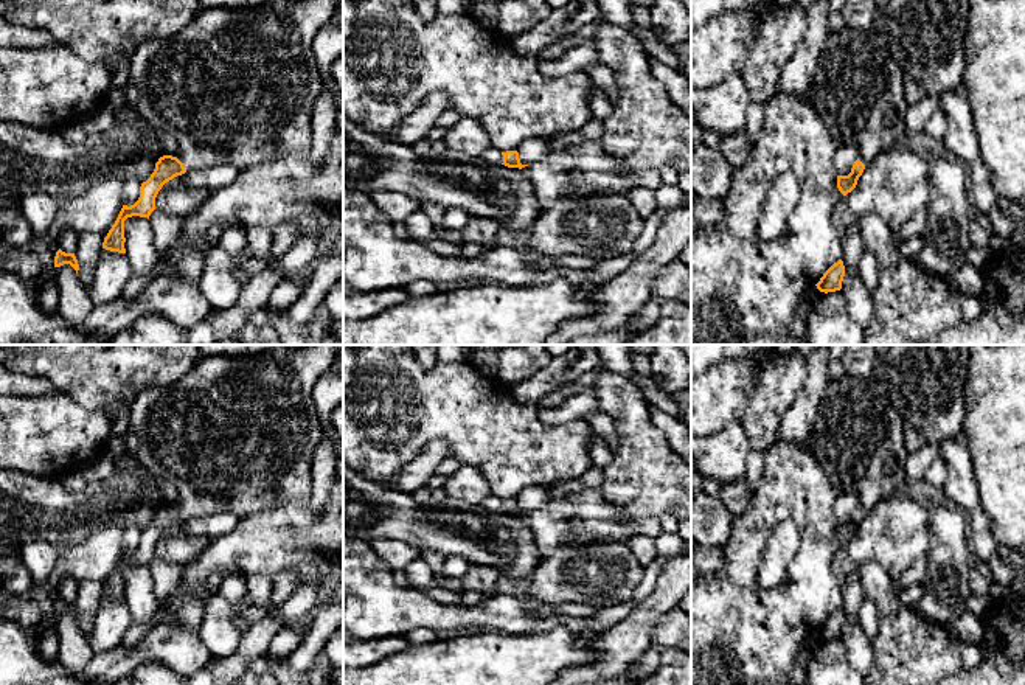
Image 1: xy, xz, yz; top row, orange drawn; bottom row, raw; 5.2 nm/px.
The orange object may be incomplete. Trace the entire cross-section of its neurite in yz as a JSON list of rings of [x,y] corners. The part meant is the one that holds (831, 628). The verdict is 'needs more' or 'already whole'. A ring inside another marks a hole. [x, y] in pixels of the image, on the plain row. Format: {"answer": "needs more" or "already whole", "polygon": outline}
{"answer": "already whole", "polygon": [[[839,607],[834,610],[815,632],[820,640],[836,640],[842,637],[842,629],[845,624],[845,614],[843,609]]]}

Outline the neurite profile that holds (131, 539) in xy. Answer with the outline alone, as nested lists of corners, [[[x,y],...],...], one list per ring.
[[[130,528],[126,530],[123,534],[123,553],[134,553],[140,545],[140,530]]]

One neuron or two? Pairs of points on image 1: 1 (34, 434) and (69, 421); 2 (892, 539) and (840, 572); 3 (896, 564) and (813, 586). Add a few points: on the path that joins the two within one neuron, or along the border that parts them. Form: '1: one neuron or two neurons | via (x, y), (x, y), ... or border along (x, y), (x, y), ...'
1: one neuron | via (42, 434), (56, 434), (61, 429)
2: one neuron | via (879, 539), (867, 545), (853, 559)
3: two neurons | border along (844, 544), (833, 563), (833, 575), (839, 581)

